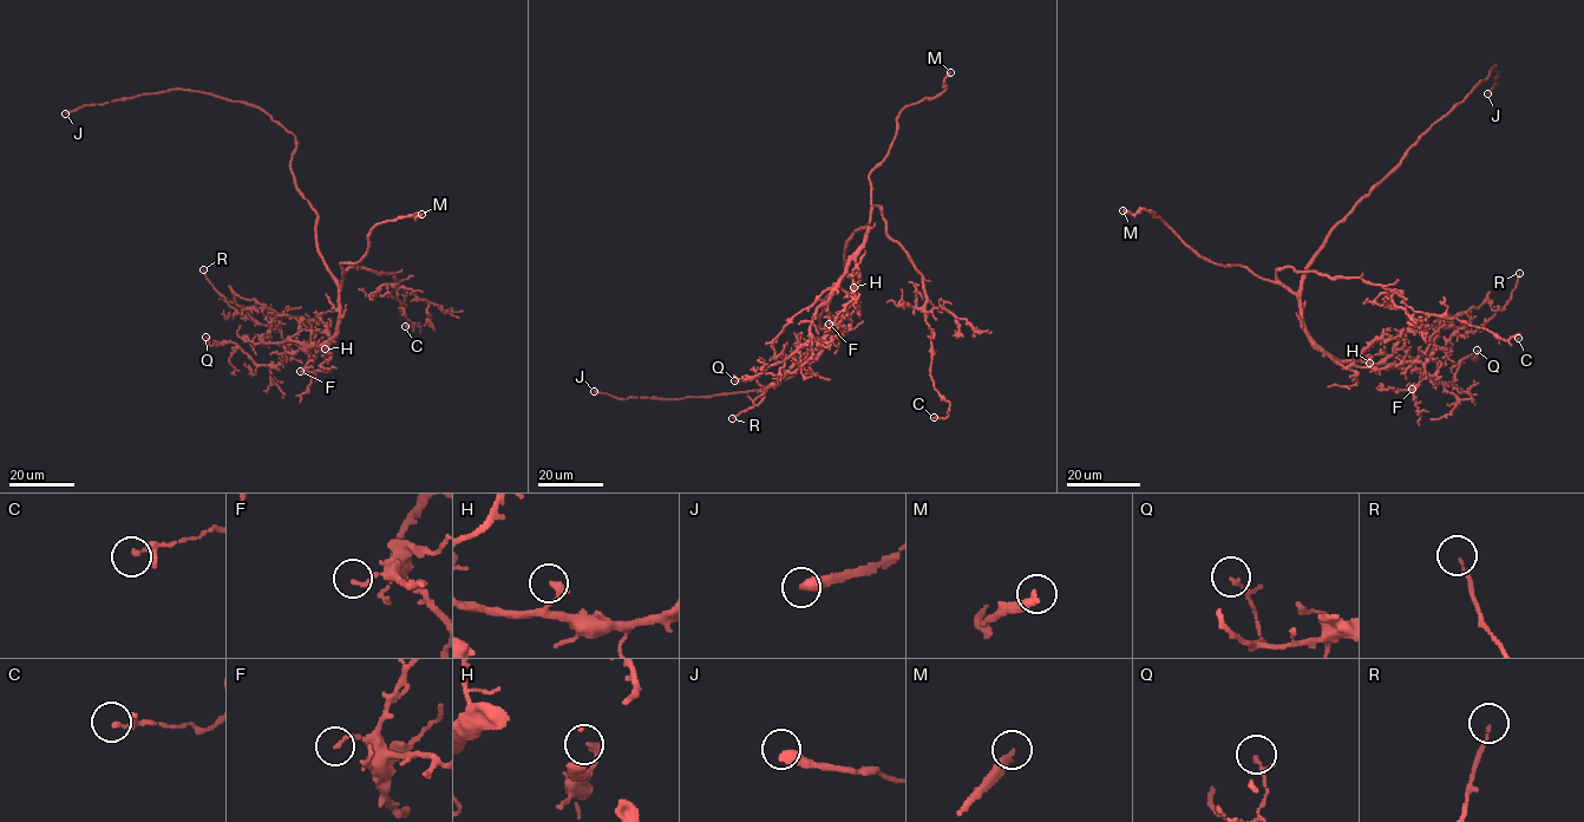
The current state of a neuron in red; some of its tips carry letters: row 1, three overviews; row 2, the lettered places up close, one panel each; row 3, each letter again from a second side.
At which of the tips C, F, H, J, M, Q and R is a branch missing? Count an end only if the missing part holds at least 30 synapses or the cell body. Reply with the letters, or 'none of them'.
J, M

